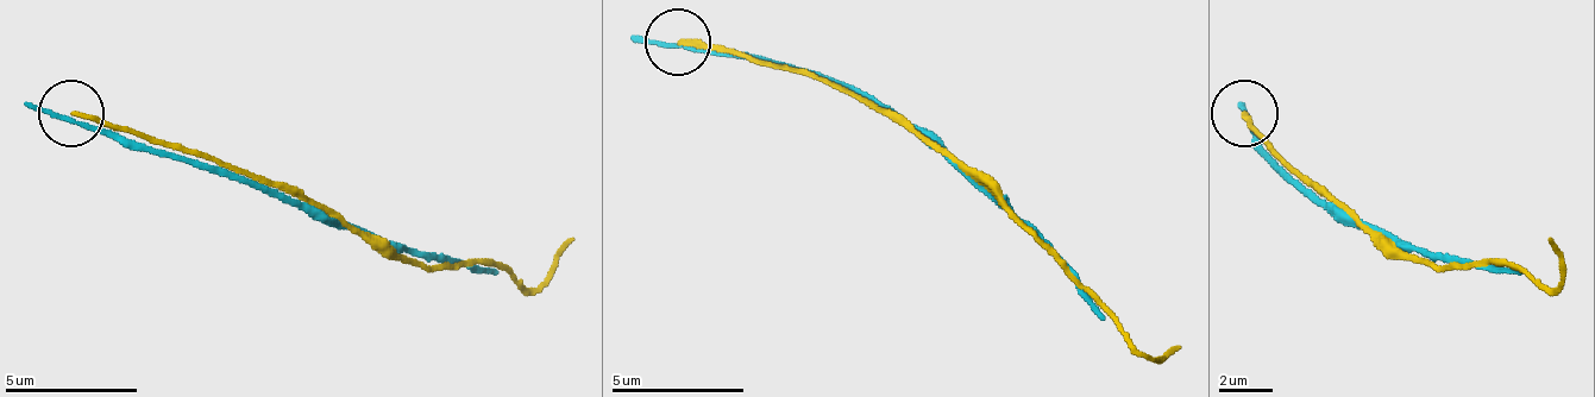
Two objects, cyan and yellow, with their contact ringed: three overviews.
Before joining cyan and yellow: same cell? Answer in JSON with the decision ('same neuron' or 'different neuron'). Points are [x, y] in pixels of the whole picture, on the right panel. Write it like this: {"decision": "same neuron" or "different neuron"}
{"decision": "different neuron"}

